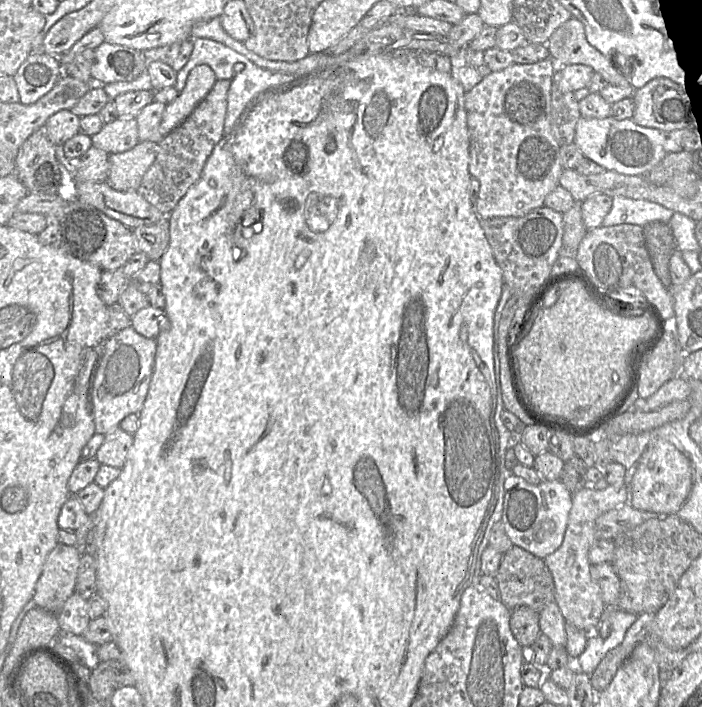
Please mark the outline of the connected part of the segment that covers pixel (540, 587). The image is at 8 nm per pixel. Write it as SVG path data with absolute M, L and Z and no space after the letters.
M516 545L503 554L495 579L501 594L500 601L510 610L526 606L539 613L547 604L555 601L553 576L544 559Z

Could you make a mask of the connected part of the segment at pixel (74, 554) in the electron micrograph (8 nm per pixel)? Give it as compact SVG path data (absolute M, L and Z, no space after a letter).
M57 544L46 558L36 583L33 600L40 608L57 614L75 592L80 551L75 546Z

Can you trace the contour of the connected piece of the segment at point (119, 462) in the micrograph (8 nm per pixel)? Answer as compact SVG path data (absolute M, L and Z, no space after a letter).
M117 427L105 434L104 442L97 450L95 459L100 464L121 469L132 444L133 435Z

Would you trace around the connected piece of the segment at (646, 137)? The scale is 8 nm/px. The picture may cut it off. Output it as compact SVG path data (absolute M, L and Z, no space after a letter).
M581 116L576 125L574 144L580 149L585 158L602 166L606 171L631 176L644 175L667 155L663 147L663 132L637 125L632 119L619 121L612 116L605 119L584 118Z

